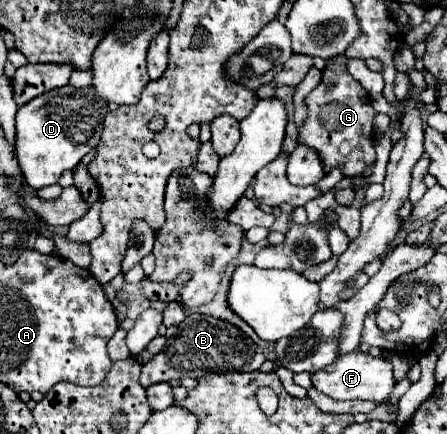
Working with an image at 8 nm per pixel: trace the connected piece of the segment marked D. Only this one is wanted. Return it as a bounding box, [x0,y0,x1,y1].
[17,85,107,189]

